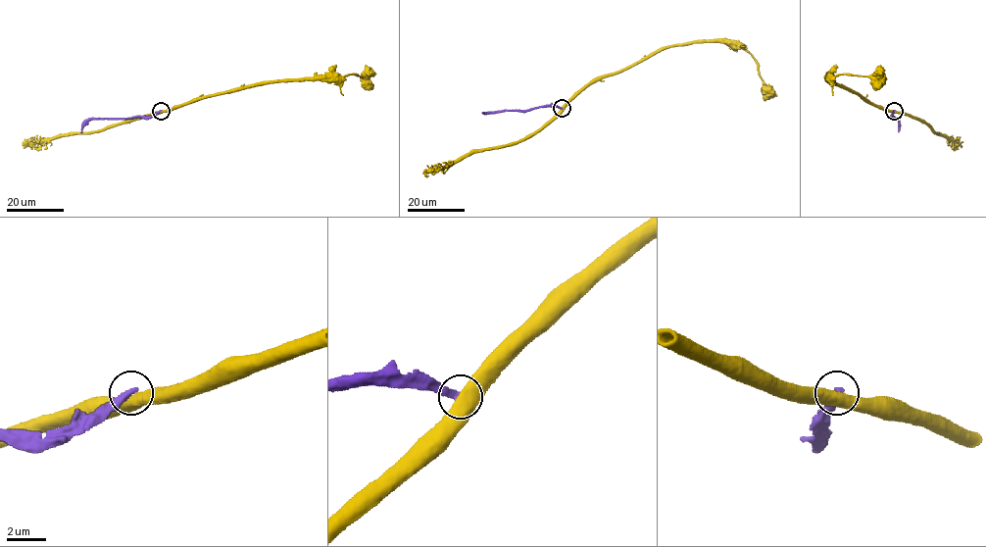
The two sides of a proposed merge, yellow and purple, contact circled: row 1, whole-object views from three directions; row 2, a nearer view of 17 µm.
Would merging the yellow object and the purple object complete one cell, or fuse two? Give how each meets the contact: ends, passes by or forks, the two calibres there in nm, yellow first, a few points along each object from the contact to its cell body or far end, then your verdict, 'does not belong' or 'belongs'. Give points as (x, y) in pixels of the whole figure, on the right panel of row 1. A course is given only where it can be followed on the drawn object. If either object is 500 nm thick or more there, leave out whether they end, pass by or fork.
calibres 650 and 420 nm; course yellow (894, 111), (886, 110), (827, 77); course purple (894, 111), (892, 117), (897, 120), (899, 132); does not belong

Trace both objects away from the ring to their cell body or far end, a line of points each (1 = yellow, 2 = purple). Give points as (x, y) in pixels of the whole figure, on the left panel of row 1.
1: (161, 111), (272, 80), (326, 77)
2: (161, 111), (148, 117), (90, 120), (81, 132)

